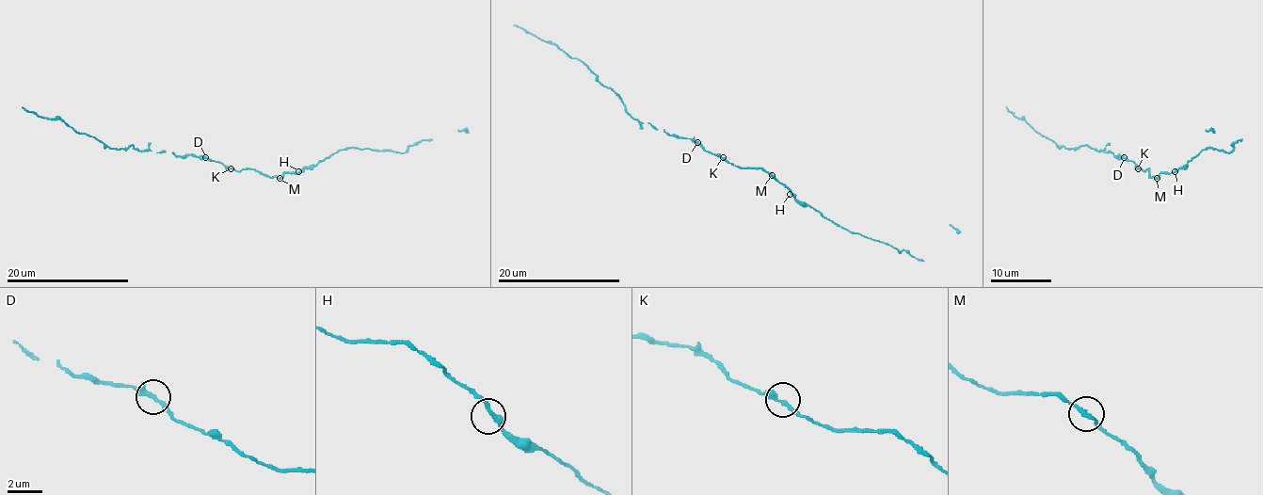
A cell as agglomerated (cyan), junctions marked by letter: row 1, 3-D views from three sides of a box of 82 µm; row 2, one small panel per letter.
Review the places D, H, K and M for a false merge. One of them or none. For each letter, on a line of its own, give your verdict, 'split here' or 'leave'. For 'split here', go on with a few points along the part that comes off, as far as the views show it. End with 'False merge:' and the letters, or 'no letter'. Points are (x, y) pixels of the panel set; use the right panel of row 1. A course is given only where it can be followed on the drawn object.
D: leave
H: leave
K: leave
M: leave
False merge: no letter

